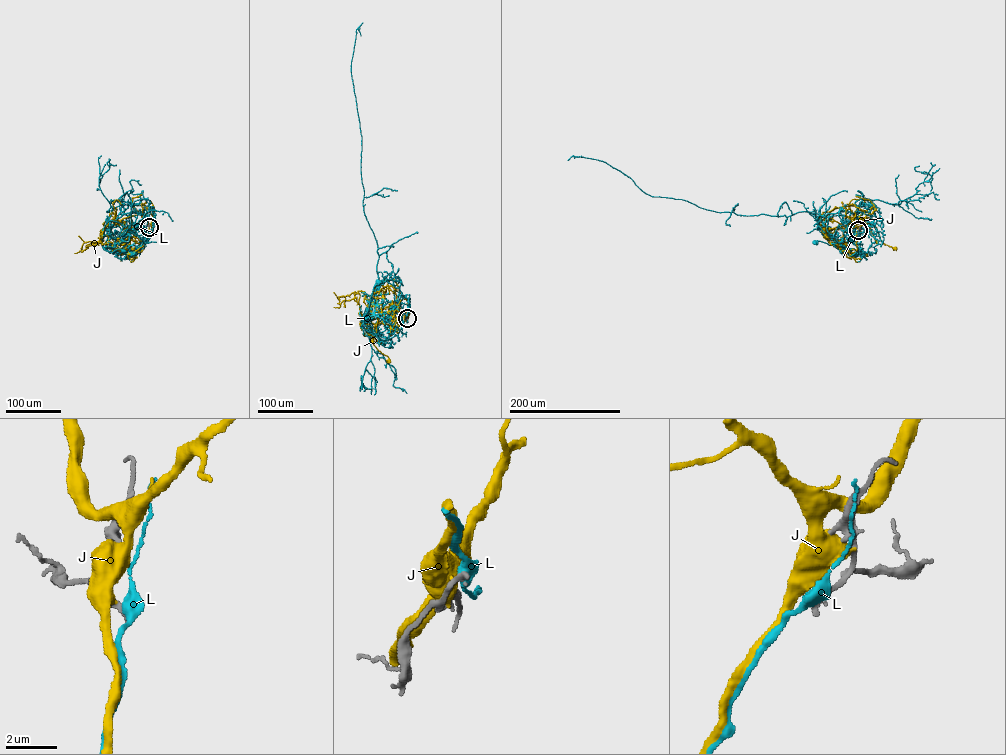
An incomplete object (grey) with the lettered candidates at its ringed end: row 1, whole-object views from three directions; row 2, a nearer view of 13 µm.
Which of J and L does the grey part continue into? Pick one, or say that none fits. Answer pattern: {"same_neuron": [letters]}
{"same_neuron": []}

